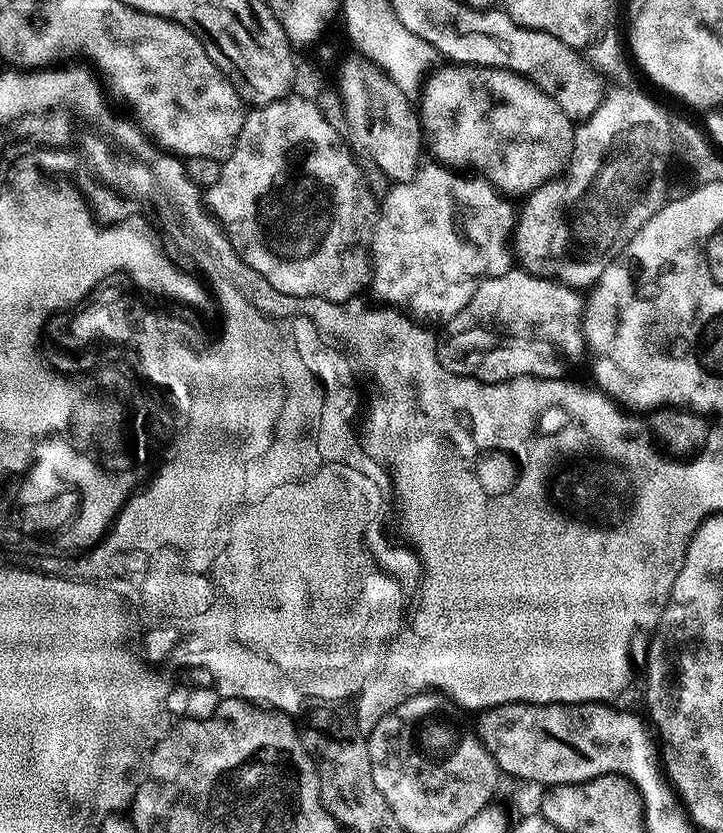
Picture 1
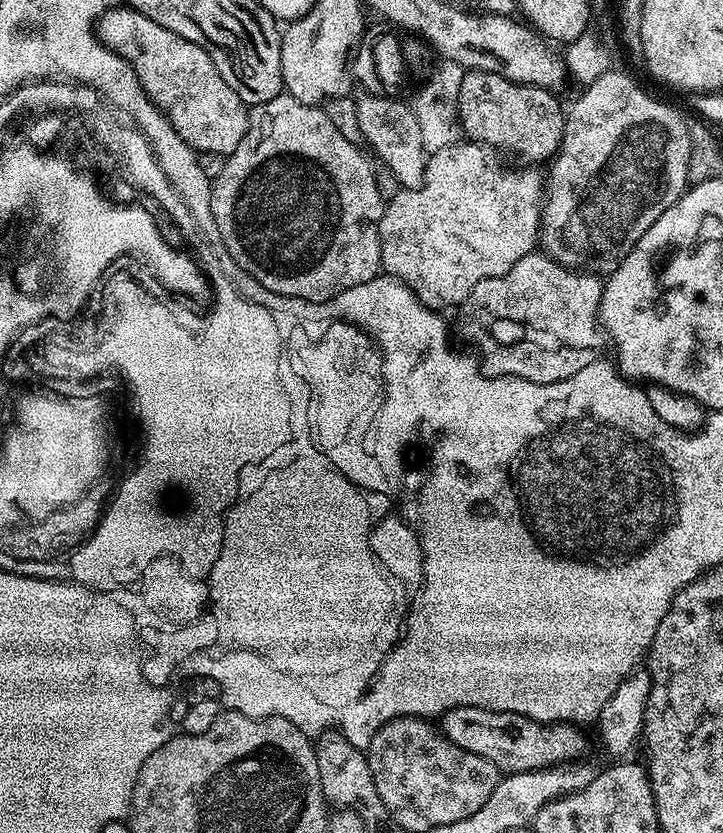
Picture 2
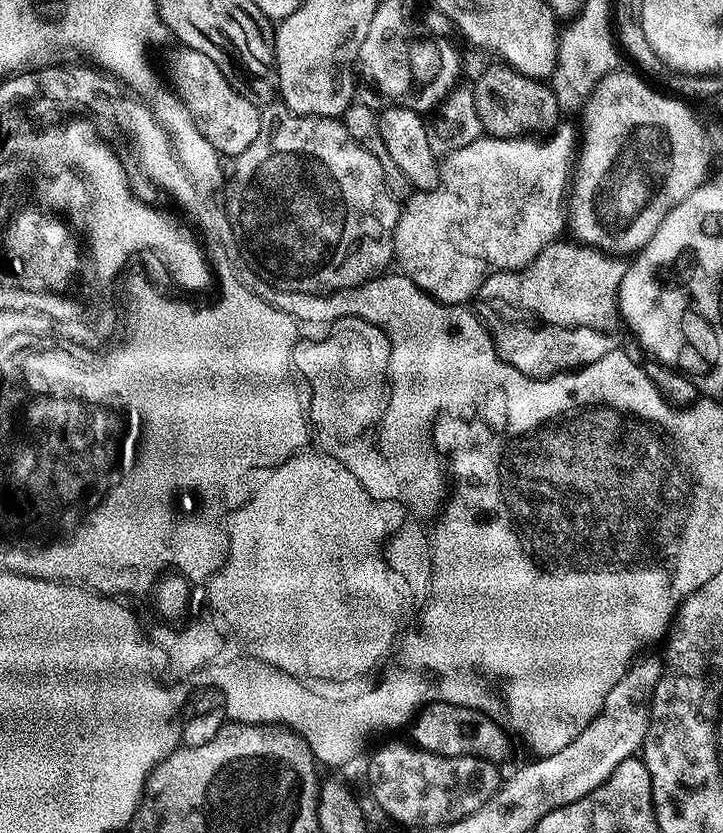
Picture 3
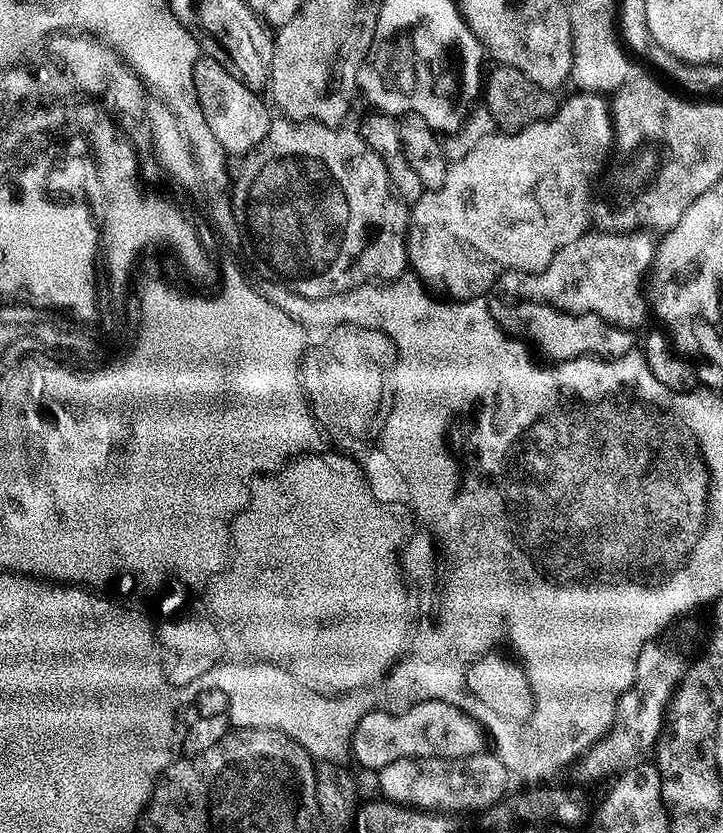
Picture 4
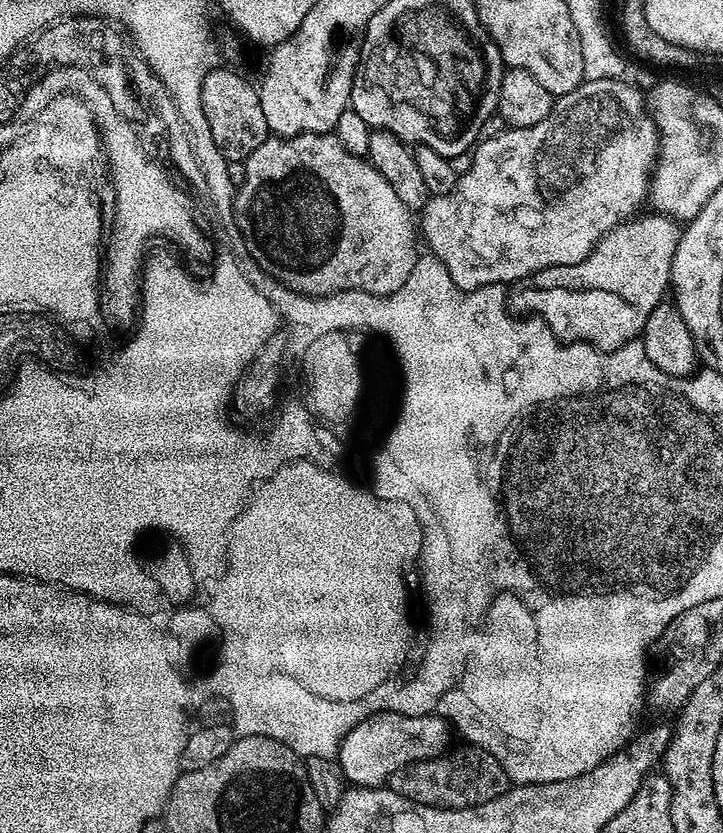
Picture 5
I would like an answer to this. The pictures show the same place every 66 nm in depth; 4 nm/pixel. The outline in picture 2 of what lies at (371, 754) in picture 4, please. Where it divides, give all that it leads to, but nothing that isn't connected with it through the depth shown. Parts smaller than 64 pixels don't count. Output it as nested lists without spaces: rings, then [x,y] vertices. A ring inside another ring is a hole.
[[[453,708],[439,717],[438,728],[454,746],[485,756],[504,774],[567,766],[579,761],[588,748],[587,738],[575,723],[540,723],[522,714],[495,712],[489,708]]]

